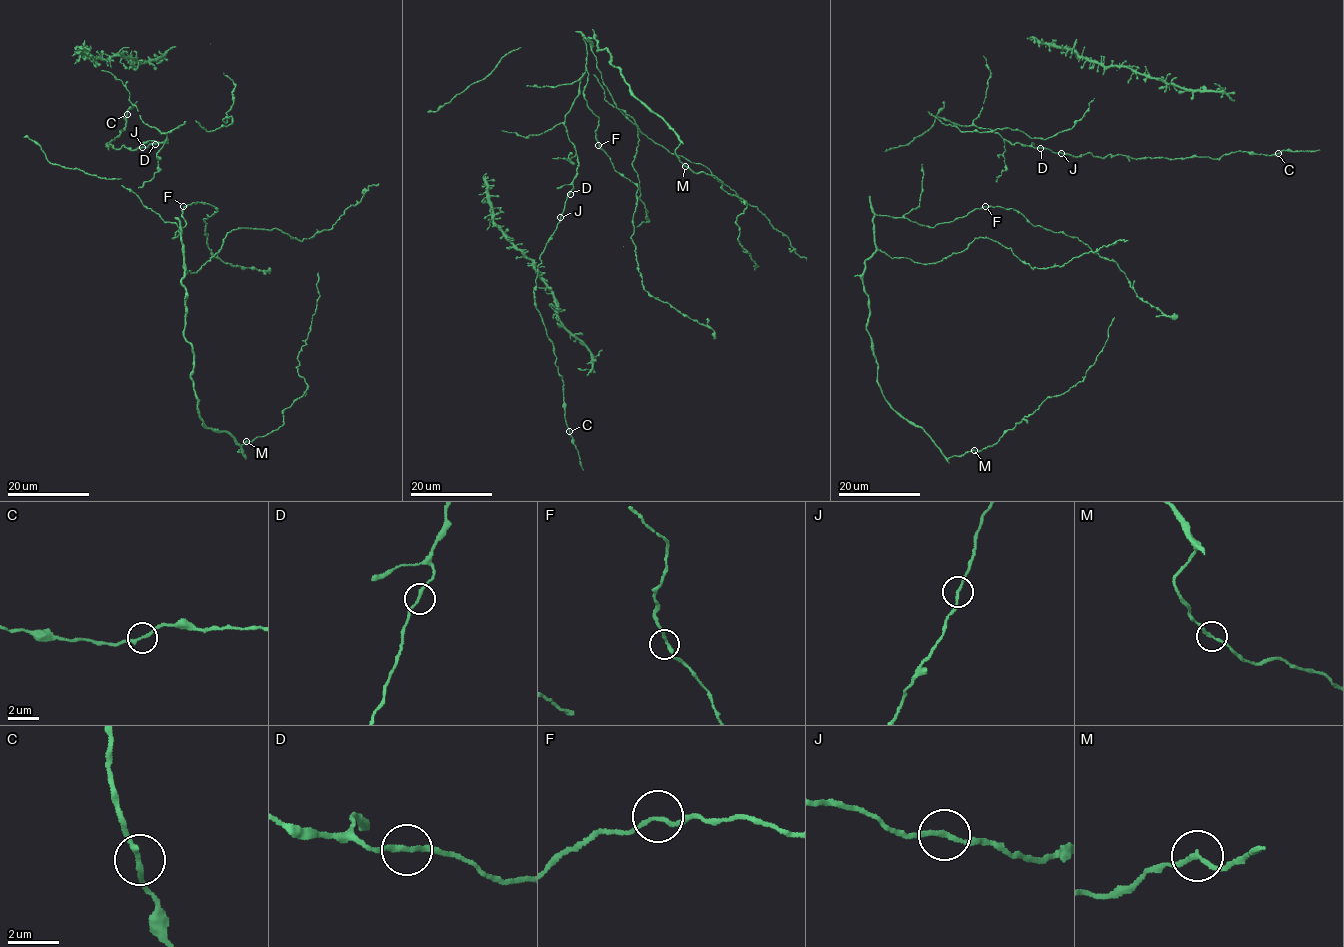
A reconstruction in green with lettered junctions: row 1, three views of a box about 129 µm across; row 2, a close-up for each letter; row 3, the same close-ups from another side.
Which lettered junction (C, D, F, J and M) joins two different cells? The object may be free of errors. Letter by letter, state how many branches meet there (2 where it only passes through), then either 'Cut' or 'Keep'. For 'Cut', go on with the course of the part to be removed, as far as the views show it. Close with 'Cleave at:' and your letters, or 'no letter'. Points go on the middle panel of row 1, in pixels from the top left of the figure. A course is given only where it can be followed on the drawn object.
C: Branches: 2. Keep
D: Branches: 2. Keep
F: Branches: 2. Keep
J: Branches: 2. Keep
M: Branches: 2. Keep
Cleave at: no letter

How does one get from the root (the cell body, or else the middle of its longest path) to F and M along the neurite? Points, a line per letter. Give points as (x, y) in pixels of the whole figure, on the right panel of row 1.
F: (904, 218), (932, 227), (985, 206)
M: (904, 218), (875, 216), (875, 252), (864, 262), (877, 383), (887, 403), (946, 458), (973, 450)

